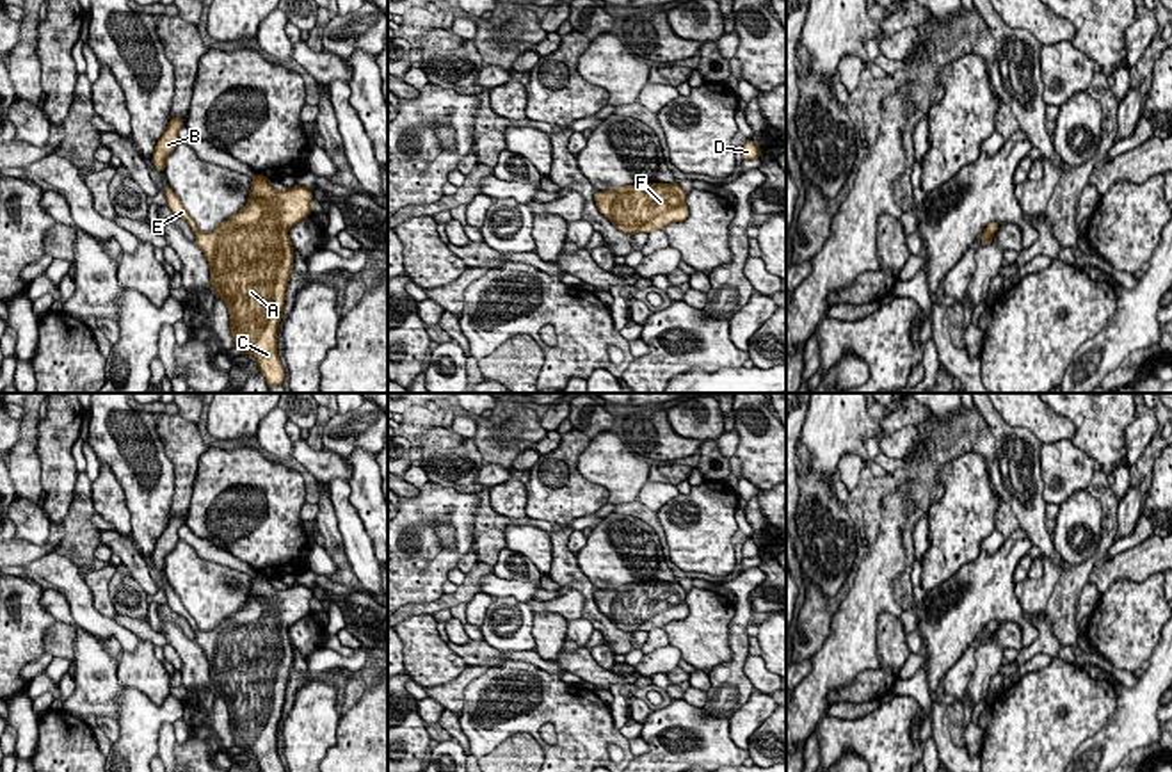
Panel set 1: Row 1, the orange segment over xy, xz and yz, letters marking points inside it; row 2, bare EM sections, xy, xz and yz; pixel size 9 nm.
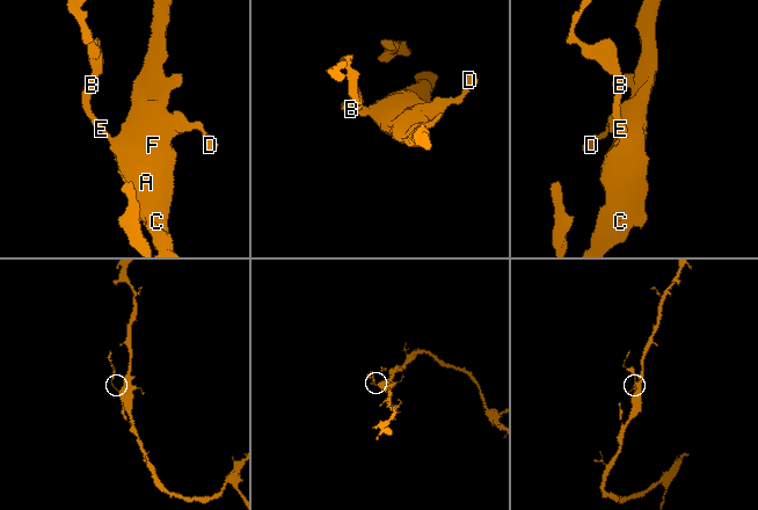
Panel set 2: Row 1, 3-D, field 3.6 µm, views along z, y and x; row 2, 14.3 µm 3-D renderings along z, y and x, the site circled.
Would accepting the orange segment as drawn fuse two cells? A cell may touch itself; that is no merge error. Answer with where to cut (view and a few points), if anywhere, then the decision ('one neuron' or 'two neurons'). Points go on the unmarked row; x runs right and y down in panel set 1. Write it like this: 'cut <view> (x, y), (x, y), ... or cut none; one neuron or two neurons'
cut none; one neuron

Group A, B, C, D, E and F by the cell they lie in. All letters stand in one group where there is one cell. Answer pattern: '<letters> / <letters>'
A B C D E F

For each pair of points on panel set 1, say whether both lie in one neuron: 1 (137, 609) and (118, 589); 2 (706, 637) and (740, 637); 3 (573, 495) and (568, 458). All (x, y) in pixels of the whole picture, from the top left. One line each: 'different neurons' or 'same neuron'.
1: same neuron
2: different neurons
3: same neuron

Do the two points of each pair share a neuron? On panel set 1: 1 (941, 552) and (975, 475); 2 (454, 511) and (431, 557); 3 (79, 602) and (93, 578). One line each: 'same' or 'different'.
1: same
2: same
3: different

